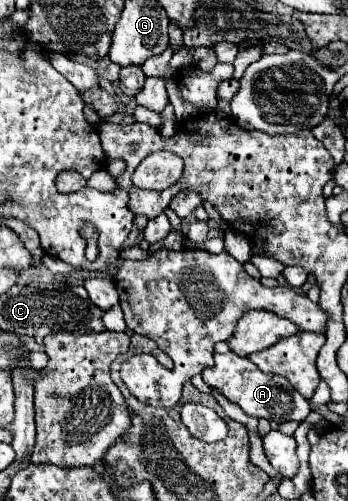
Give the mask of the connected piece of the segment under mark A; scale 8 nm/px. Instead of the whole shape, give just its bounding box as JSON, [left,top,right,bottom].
[202,352,310,422]

